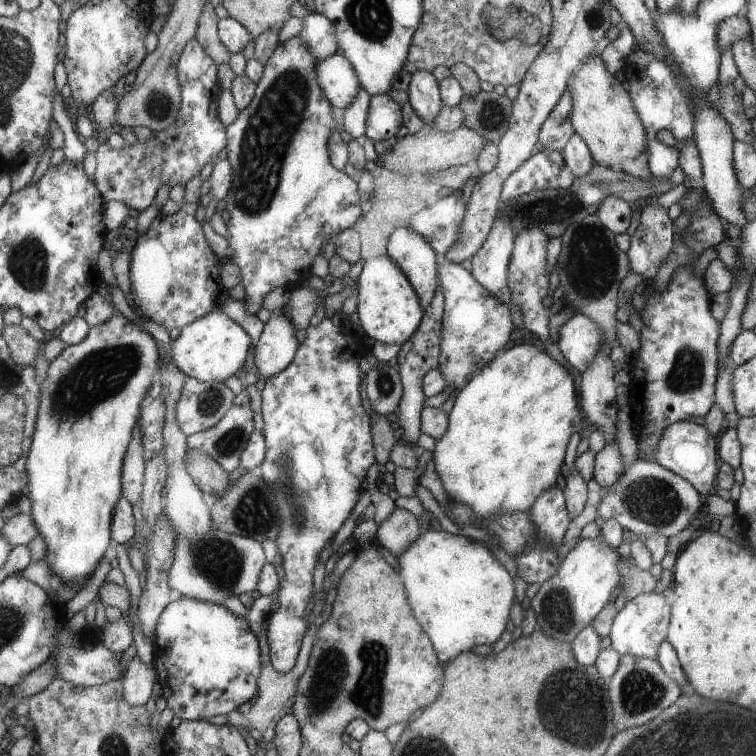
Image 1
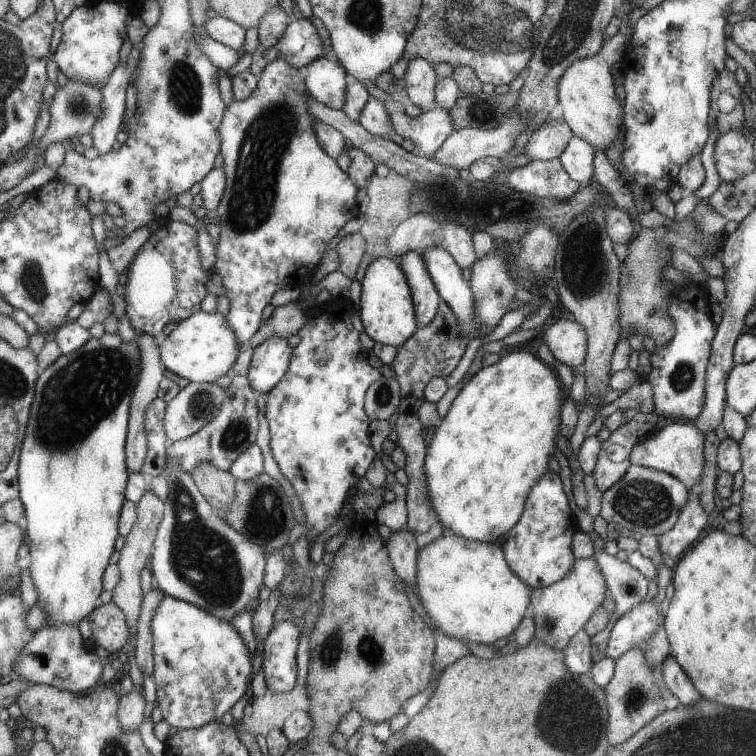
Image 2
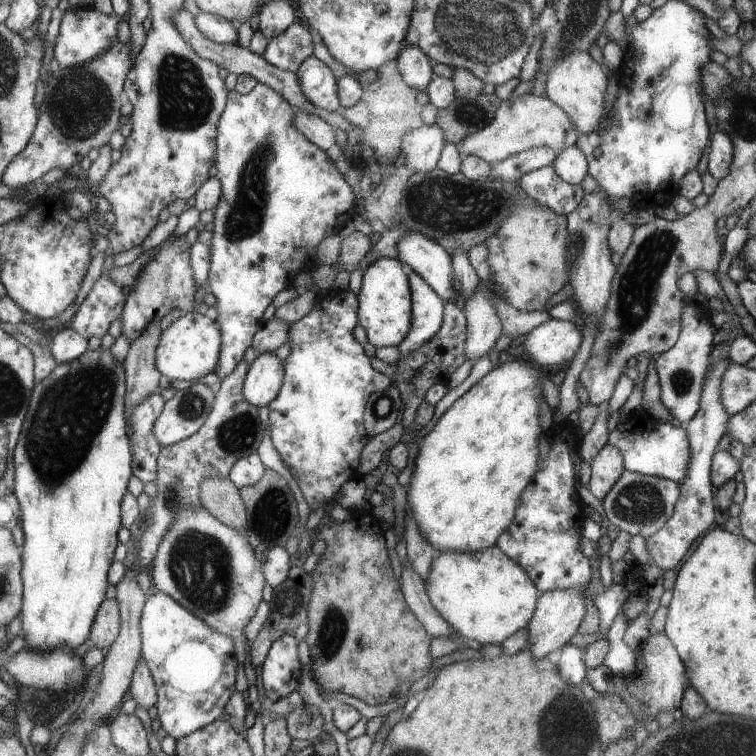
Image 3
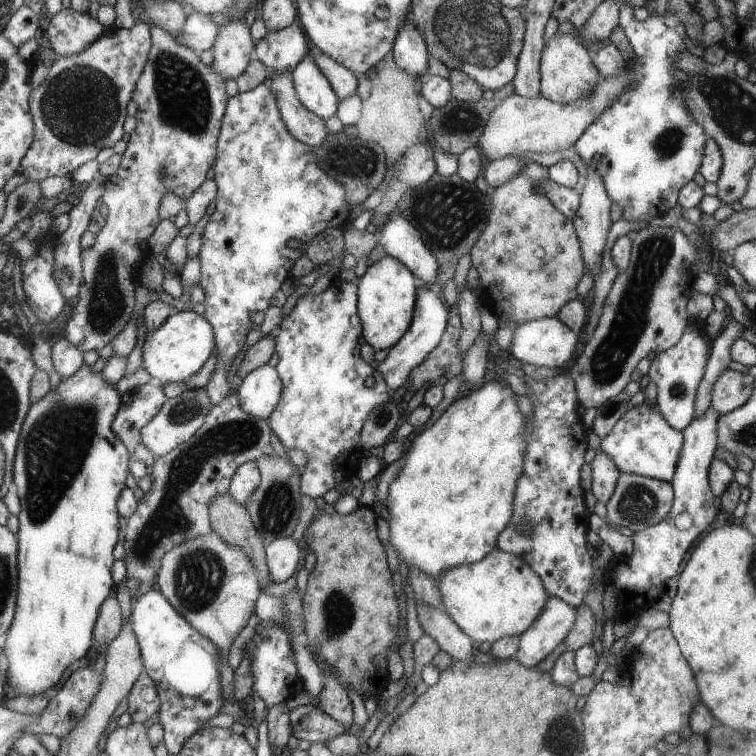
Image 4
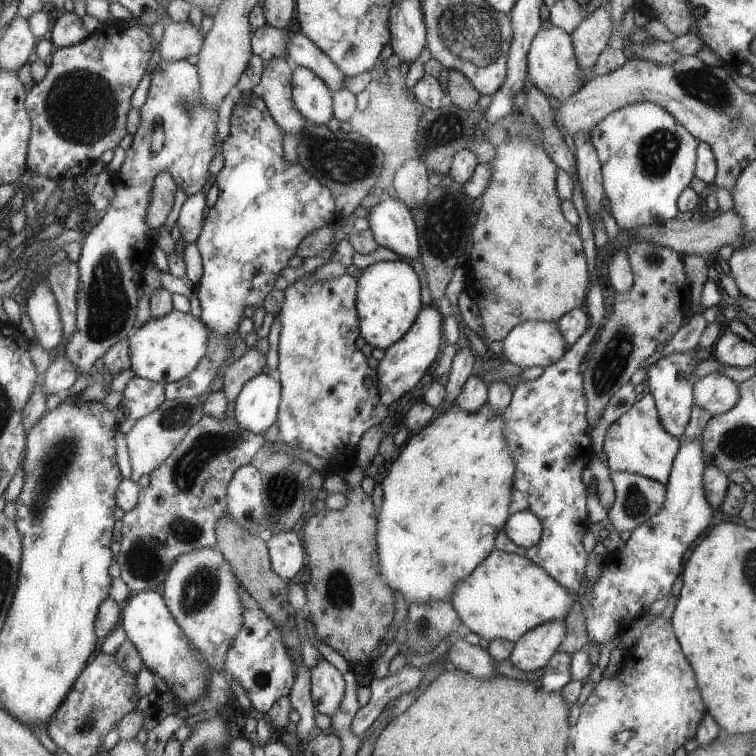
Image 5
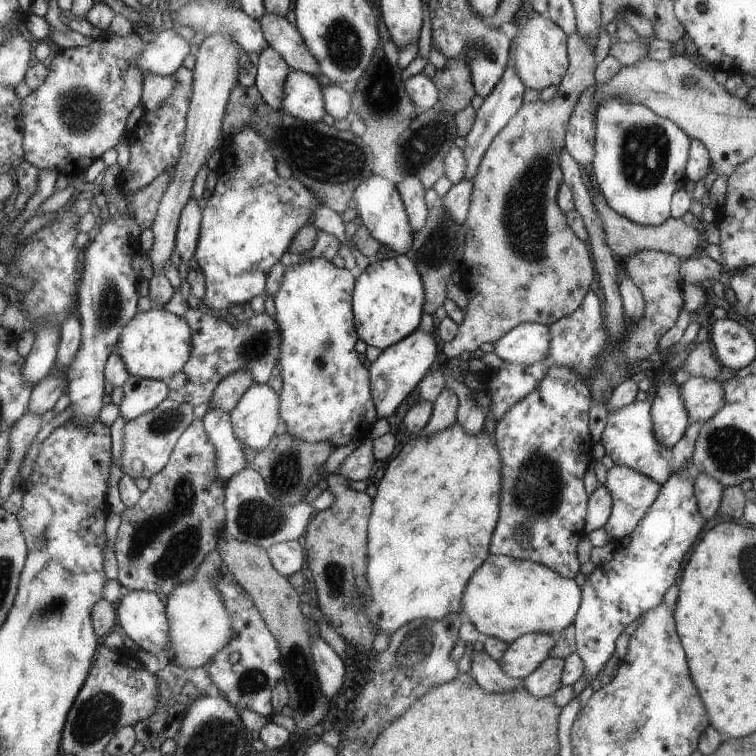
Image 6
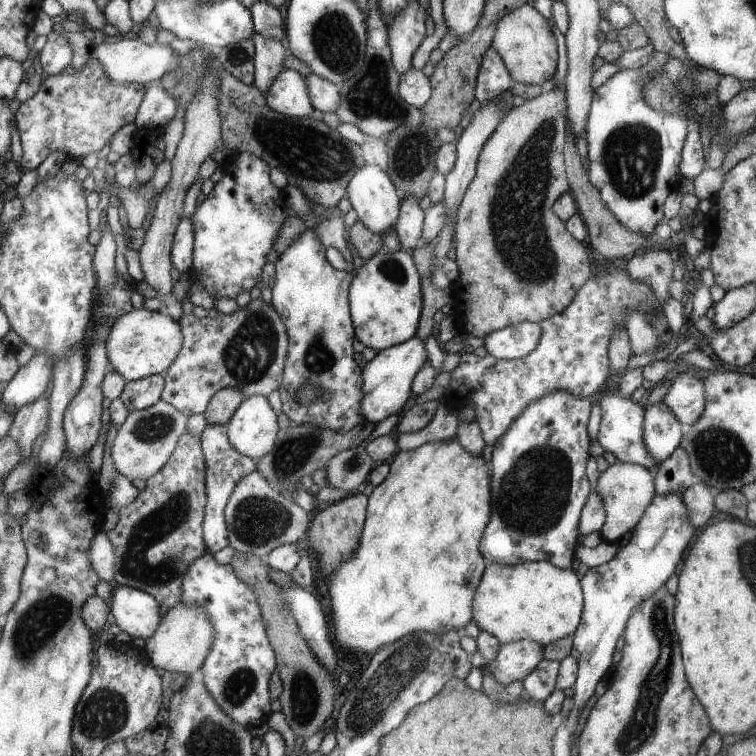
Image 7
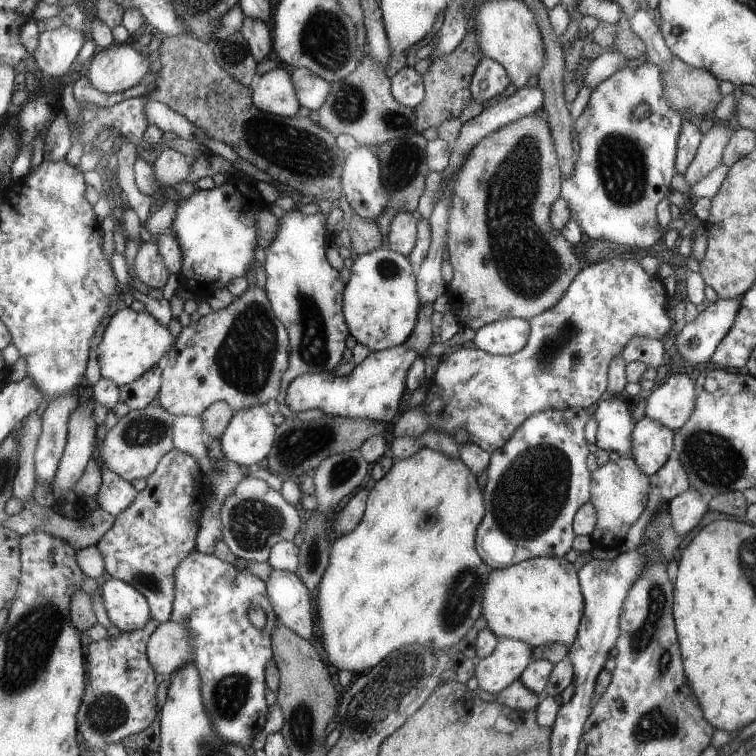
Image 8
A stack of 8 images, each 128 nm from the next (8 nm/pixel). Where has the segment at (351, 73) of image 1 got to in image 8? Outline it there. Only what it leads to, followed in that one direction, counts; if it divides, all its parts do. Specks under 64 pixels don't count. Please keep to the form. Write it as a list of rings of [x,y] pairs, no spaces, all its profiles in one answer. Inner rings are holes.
[[[275,68],[255,77],[250,86],[253,90],[252,104],[257,110],[279,117],[294,116],[300,104],[297,103],[291,75],[287,70]]]

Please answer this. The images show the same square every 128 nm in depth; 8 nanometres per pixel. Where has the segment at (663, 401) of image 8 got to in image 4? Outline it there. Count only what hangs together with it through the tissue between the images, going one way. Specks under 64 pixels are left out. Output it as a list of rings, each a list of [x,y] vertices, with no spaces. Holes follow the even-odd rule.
[[[725,369],[712,384],[710,407],[720,415],[744,404],[752,393],[755,379],[749,373]]]

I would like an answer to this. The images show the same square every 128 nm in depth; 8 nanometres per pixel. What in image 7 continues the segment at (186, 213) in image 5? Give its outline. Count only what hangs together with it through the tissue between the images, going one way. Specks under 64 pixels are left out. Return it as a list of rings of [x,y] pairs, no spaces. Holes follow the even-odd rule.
[[[185,216],[177,223],[172,247],[170,248],[170,261],[180,273],[190,272],[192,266],[193,229],[190,218]]]

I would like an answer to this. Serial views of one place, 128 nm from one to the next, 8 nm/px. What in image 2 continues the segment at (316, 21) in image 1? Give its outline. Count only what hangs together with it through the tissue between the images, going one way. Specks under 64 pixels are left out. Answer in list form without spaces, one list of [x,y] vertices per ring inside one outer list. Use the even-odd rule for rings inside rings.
[[[300,17],[290,22],[280,39],[274,44],[278,57],[302,71],[314,58],[321,56],[323,44],[309,19]]]

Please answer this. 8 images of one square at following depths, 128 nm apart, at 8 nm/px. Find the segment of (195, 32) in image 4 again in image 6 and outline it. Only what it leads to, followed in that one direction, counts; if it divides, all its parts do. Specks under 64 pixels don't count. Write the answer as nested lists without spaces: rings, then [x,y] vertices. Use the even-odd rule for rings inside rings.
[[[172,29],[157,34],[153,42],[145,42],[141,53],[131,62],[144,74],[145,71],[158,75],[170,75],[181,66],[183,59],[191,52],[190,40],[181,37]]]

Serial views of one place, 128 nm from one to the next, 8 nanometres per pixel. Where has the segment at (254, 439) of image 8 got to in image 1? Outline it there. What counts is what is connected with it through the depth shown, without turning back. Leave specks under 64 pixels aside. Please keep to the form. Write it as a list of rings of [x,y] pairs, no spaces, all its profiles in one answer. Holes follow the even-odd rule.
[[[278,310],[271,313],[254,345],[251,359],[251,367],[259,374],[259,378],[268,380],[269,377],[281,372],[293,360],[299,345],[295,339],[296,331],[296,326],[293,326],[293,323],[283,313],[279,313]]]

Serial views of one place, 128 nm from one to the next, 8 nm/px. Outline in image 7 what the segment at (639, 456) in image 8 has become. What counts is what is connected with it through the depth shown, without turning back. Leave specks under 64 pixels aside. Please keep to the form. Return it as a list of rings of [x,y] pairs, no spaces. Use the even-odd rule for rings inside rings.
[[[654,403],[644,409],[644,445],[657,466],[680,444],[681,423],[663,403]]]

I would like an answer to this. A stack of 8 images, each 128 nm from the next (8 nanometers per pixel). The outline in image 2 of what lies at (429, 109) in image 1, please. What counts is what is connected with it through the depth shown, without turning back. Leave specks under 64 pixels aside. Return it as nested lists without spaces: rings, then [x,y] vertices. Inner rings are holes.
[[[414,58],[409,61],[402,78],[408,102],[420,108],[423,113],[429,111],[433,104],[433,86],[438,81],[433,66],[422,58]]]

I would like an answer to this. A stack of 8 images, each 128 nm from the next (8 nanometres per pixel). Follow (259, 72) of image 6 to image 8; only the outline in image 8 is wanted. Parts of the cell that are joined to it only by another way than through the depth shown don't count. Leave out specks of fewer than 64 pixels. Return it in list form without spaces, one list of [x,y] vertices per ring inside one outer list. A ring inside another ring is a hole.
[[[243,16],[238,32],[243,36],[243,40],[247,42],[250,54],[256,63],[267,58],[269,52],[271,52],[271,36],[269,26],[265,22]]]

